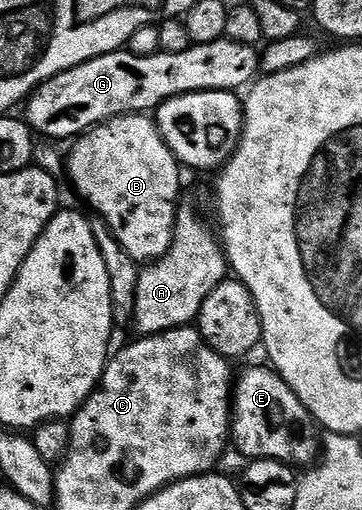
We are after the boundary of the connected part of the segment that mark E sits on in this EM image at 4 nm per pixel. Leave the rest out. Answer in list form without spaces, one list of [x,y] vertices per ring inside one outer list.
[[[253,366],[236,375],[235,401],[231,406],[231,442],[234,447],[237,445],[245,460],[270,458],[297,468],[308,467],[312,463],[309,461],[319,454],[316,429],[318,427],[299,396],[291,392],[276,370]]]

